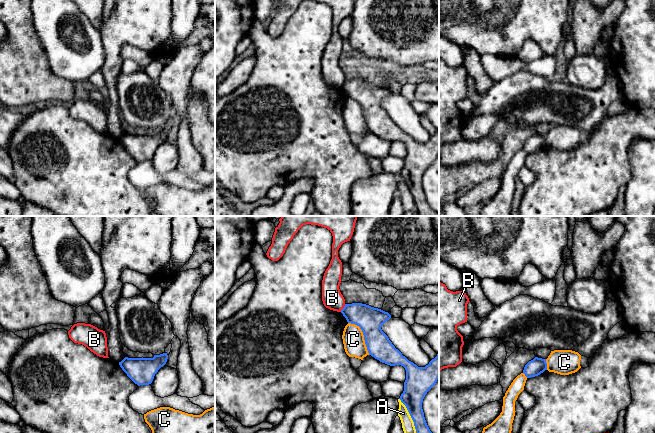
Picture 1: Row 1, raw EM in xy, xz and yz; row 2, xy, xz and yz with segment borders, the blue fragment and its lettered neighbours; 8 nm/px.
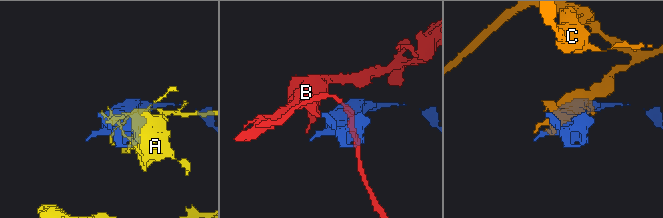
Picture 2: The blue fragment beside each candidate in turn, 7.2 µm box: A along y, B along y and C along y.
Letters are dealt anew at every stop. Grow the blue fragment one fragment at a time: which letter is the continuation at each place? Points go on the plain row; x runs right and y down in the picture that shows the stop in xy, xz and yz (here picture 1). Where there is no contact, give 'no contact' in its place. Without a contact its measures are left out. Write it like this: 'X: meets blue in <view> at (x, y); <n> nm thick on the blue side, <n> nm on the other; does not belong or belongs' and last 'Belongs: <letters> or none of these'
A: meets blue in xz at (411, 193); 190 nm thick on the blue side, 100 nm on the other; does not belong
B: meets blue in xz at (343, 84); 200 nm thick on the blue side, 160 nm on the other; does not belong
C: meets blue in xz at (363, 110); 200 nm thick on the blue side, 180 nm on the other; does not belong
Belongs: none of these

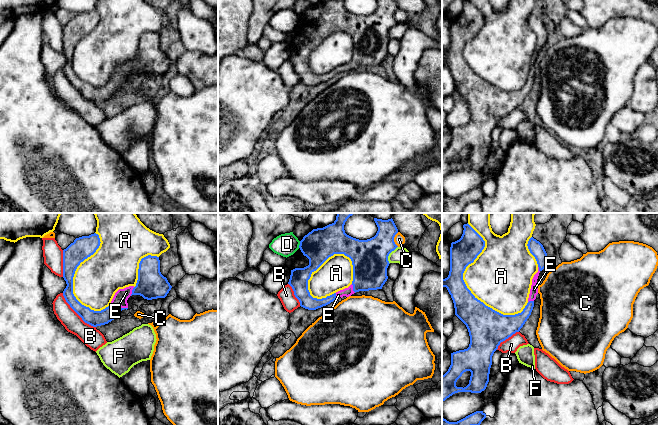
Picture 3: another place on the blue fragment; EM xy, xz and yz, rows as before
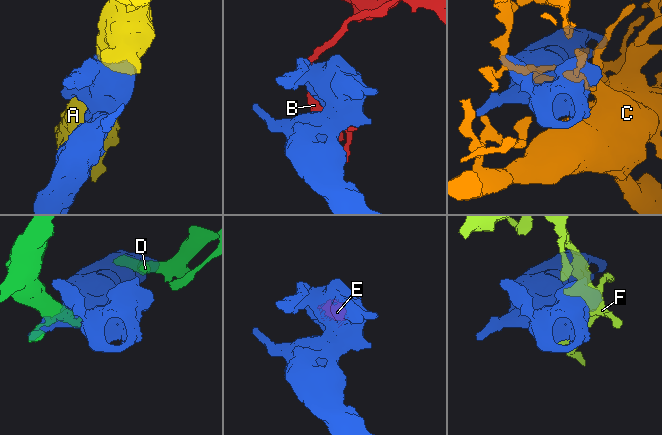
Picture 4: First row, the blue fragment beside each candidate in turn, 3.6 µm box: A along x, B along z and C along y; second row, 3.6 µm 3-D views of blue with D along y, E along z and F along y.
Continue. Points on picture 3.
A: meets blue in yz at (464, 58); 220 nm thick on the blue side, 420 nm on the other; does not belong
B: meets blue in xy at (76, 88); 130 nm thick on the blue side, 160 nm on the other; does not belong
C: meets blue in xz at (393, 15); 300 nm thick on the blue side, 90 nm on the other; does not belong
D: meets blue in xz at (300, 20); 260 nm thick on the blue side, 180 nm on the other; does not belong
E: meets blue in xy at (118, 83); 130 nm thick on the blue side, 120 nm on the other; belongs
F: meets blue in xz at (388, 31); 300 nm thick on the blue side, 110 nm on the other; does not belong
Belongs: E

